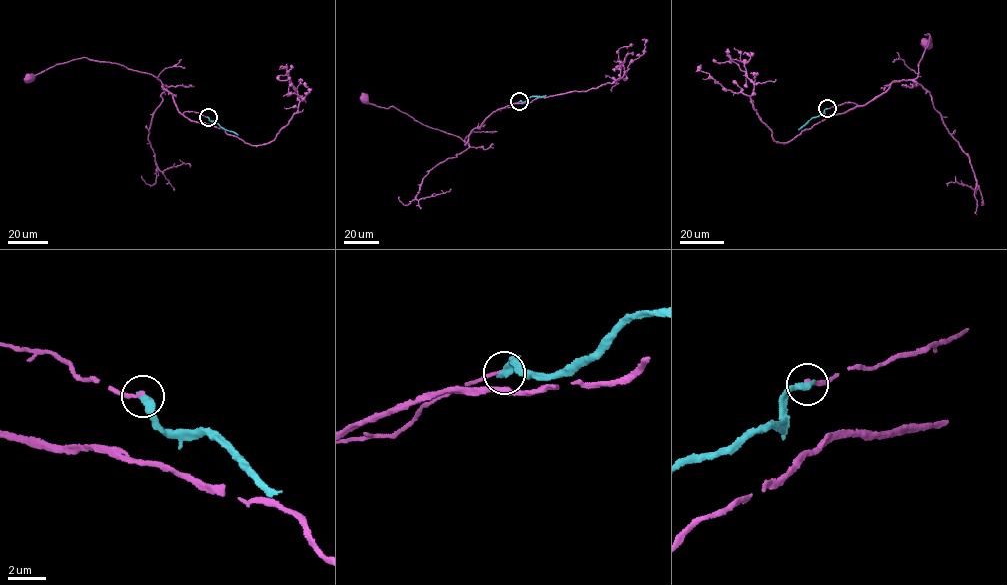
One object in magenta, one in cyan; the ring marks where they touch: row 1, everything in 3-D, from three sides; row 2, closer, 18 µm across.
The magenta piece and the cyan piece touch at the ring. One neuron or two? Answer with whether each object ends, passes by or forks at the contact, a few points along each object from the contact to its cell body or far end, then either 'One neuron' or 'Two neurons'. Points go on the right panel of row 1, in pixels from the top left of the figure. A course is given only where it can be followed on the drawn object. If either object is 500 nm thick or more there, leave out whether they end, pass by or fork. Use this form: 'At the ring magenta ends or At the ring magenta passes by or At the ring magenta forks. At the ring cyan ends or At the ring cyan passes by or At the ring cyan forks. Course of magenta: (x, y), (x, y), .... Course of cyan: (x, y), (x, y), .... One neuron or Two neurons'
At the ring magenta ends. At the ring cyan ends. Course of magenta: (827, 108), (848, 101), (865, 105), (893, 82), (913, 80), (929, 34), (925, 34), (931, 42), (925, 42). Course of cyan: (827, 108), (798, 129). Two neurons

